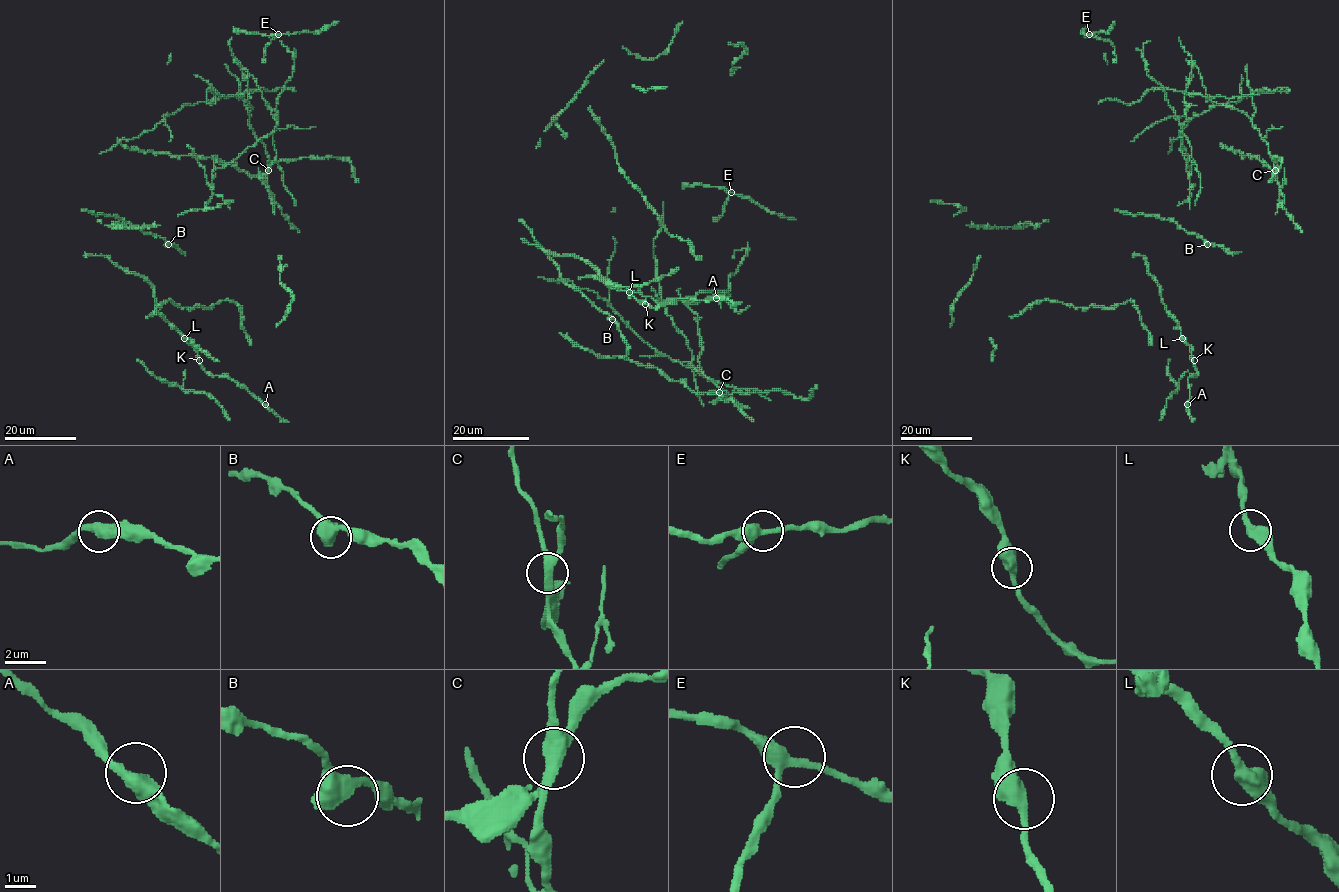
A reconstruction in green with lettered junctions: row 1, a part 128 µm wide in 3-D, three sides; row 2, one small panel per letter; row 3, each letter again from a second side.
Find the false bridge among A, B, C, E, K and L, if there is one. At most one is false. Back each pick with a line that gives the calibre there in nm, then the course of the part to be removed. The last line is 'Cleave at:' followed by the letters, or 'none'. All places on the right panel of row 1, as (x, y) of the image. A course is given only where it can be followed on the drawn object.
C: 400 nm | (1275, 170), (1269, 146), (1252, 120), (1212, 102), (1194, 64), (1181, 137), (1190, 189), (1182, 145)
Cleave at: C

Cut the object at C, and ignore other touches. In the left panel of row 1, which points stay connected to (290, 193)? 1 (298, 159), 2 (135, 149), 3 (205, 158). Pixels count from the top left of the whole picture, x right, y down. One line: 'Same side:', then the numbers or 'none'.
Same side: none

